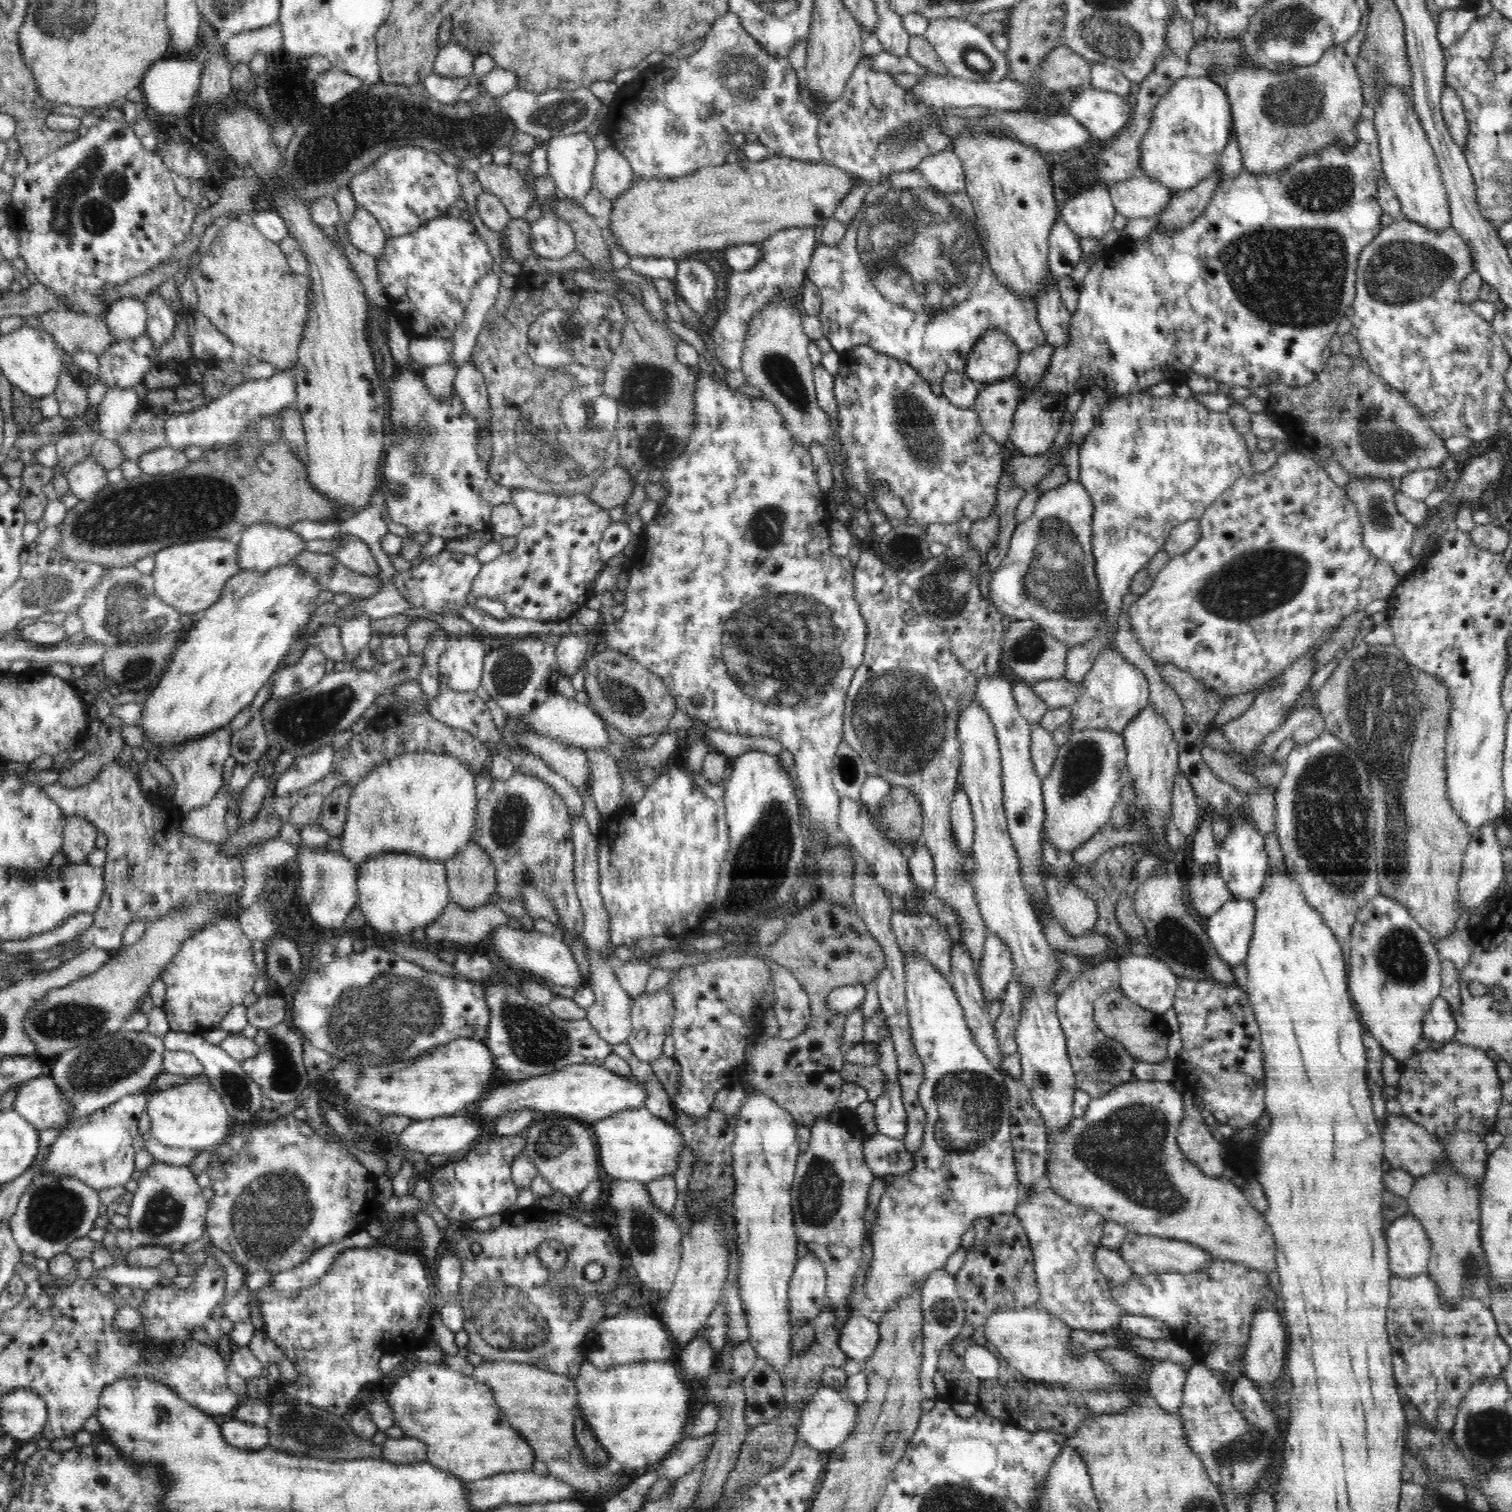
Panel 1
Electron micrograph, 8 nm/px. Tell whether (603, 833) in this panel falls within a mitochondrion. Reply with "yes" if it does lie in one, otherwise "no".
no

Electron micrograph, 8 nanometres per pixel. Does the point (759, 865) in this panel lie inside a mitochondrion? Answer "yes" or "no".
yes

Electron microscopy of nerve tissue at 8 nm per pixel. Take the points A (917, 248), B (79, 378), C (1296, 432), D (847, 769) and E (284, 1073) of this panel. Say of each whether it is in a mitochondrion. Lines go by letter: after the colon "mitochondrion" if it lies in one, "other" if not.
A: mitochondrion
B: other
C: other
D: mitochondrion
E: mitochondrion

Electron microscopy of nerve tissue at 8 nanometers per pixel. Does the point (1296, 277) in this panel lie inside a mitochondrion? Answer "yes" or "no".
yes

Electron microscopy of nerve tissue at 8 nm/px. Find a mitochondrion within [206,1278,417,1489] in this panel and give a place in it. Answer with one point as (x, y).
(311, 1433)

